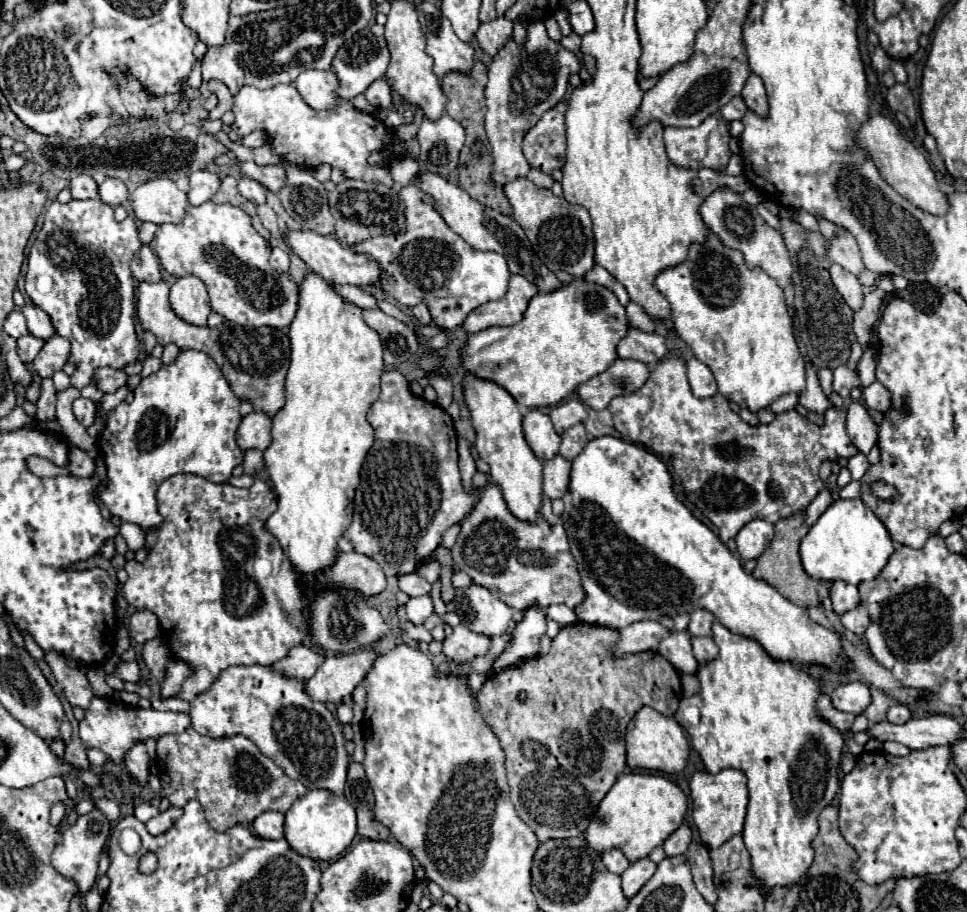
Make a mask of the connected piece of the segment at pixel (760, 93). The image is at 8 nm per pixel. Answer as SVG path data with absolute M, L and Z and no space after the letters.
M750 74L750 78L746 80L744 84L744 90L742 90L742 98L746 102L746 106L760 114L760 116L766 116L768 112L768 102L766 102L766 90L764 90L764 84L760 80L760 76L756 74Z

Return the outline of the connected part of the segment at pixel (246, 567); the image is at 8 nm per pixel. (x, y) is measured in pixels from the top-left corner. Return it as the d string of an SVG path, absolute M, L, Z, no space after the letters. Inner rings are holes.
M176 474L170 476L168 480L164 480L158 488L158 508L160 514L164 516L162 526L158 528L158 542L152 548L152 552L148 554L148 558L144 562L136 562L130 560L126 562L126 572L128 572L128 580L122 588L124 598L128 600L130 606L134 606L136 610L150 610L156 614L158 622L160 622L160 630L162 630L162 640L168 644L172 656L176 660L182 660L186 666L192 668L192 674L182 682L180 692L176 694L176 698L182 698L186 702L190 702L194 696L206 692L212 682L216 682L216 678L220 676L222 670L242 664L242 666L254 666L254 664L262 664L262 666L270 666L276 660L282 660L288 650L292 646L298 646L304 642L306 634L306 624L300 616L300 610L304 608L304 604L300 604L300 580L296 576L296 572L292 572L292 566L288 564L288 560L284 560L284 552L280 552L280 544L276 544L276 538L264 530L264 520L268 520L268 516L276 510L276 494L274 490L264 482L264 480L254 480L254 484L250 488L236 488L232 484L212 484L200 476L192 476L192 474ZM258 562L266 562L268 570L266 572L258 572L254 566Z

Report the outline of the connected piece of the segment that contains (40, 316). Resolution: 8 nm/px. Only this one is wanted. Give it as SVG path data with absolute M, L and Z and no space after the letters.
M26 304L22 308L22 314L28 320L28 330L30 330L32 336L36 336L40 340L48 340L48 338L54 336L54 328L52 328L50 316L44 310L36 308L34 304Z

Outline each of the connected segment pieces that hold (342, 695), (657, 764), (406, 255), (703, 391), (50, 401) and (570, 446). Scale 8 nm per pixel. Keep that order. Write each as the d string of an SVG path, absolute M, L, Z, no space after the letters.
M370 648L344 656L328 656L316 674L304 682L304 692L316 702L342 704L352 696L372 660L376 660L376 654Z
M650 706L640 708L636 716L628 724L626 732L626 750L628 750L628 766L642 770L658 770L664 774L678 774L686 768L690 756L690 744L684 736L682 726L672 716L662 716Z
M406 184L398 192L404 204L404 232L382 234L362 240L352 246L354 252L368 254L382 270L378 286L402 306L416 306L424 302L432 320L444 330L456 330L464 318L478 306L500 300L508 290L508 264L496 252L478 252L468 246L438 214L432 196L424 194L418 186Z
M690 358L686 362L686 366L688 366L688 380L690 380L690 388L692 388L694 396L708 398L708 396L714 396L718 392L716 380L714 380L714 376L706 364L702 364L696 358Z
M50 378L42 380L42 394L36 402L36 408L38 408L36 412L38 422L48 422L56 418L56 390Z
M576 424L572 428L568 428L564 434L562 434L562 444L560 444L560 456L564 456L566 460L574 460L582 448L586 446L588 442L588 434L584 430L582 424Z

